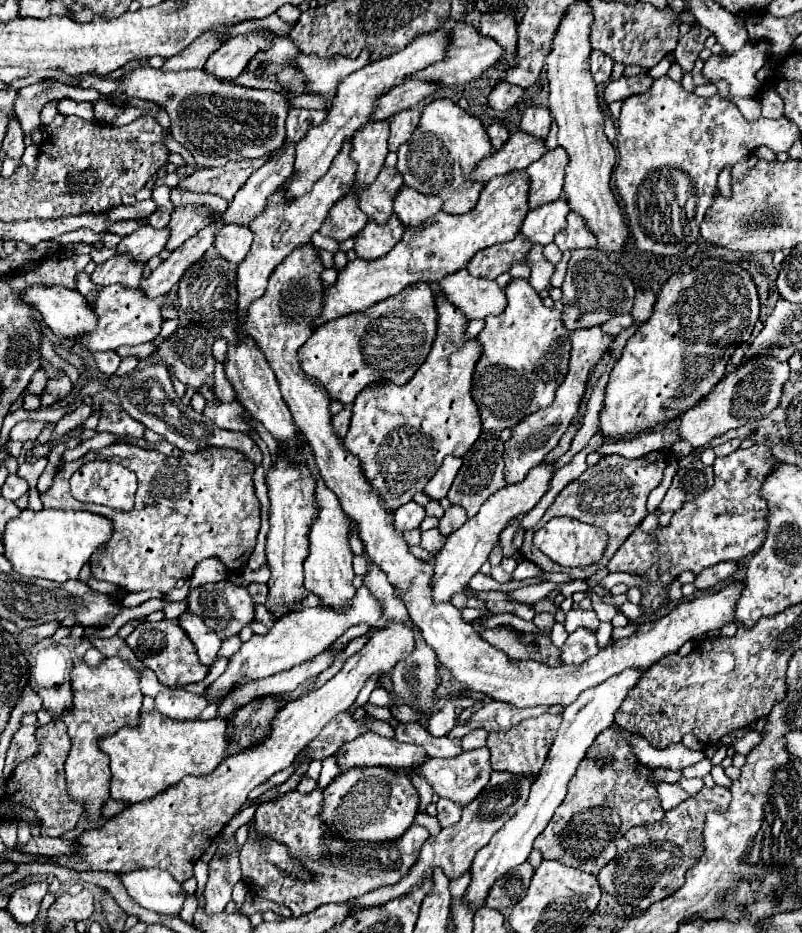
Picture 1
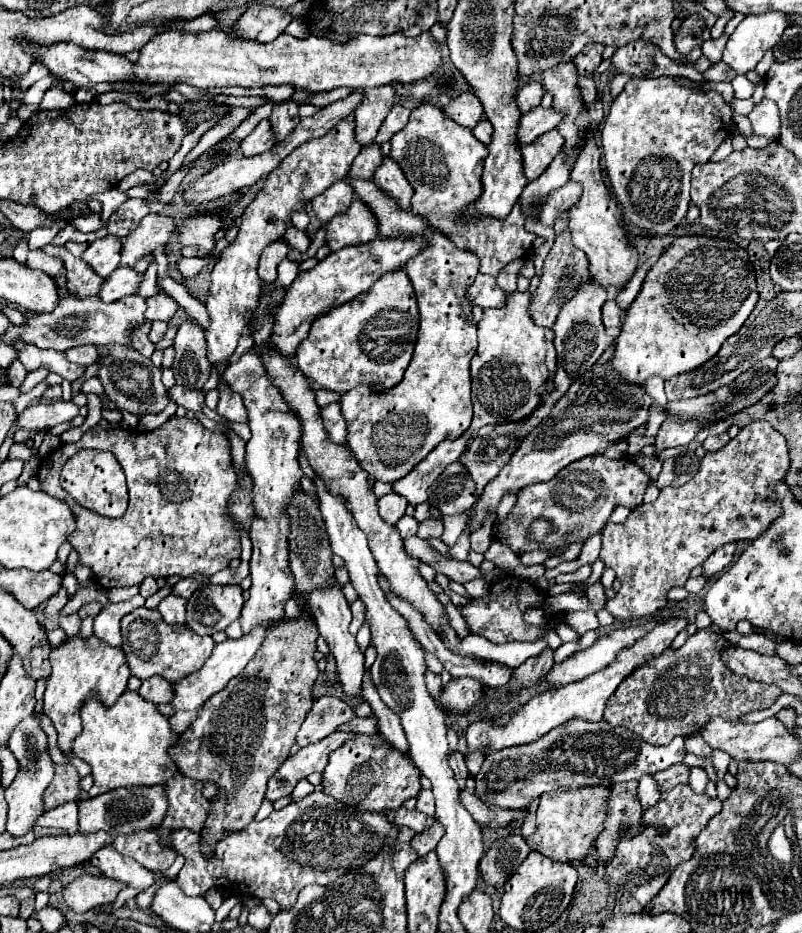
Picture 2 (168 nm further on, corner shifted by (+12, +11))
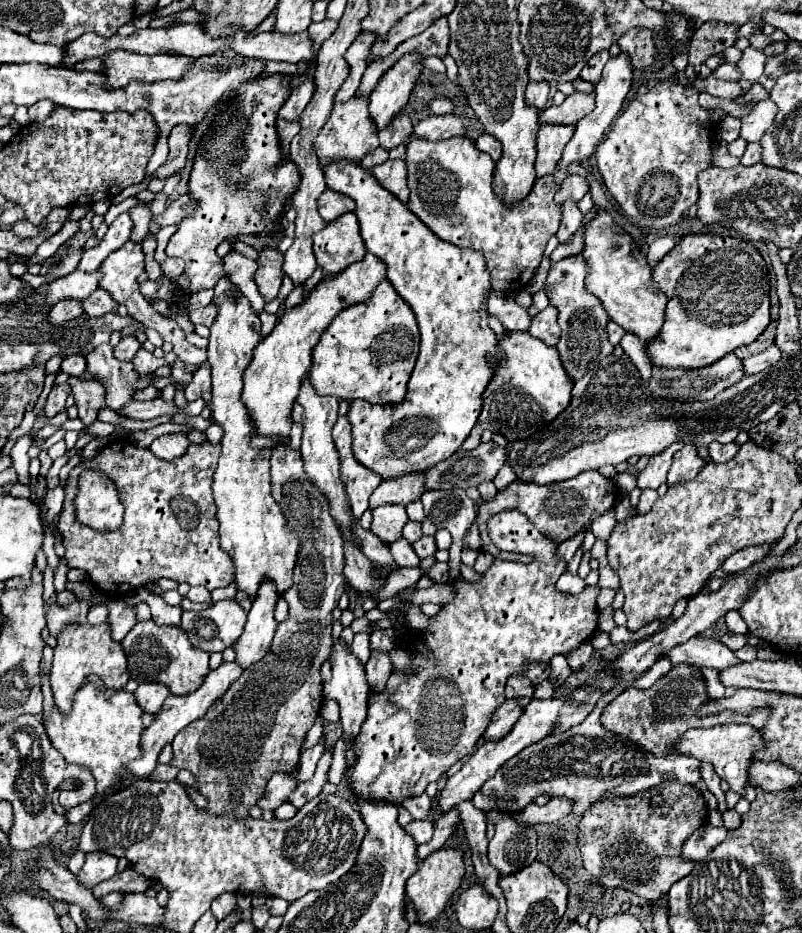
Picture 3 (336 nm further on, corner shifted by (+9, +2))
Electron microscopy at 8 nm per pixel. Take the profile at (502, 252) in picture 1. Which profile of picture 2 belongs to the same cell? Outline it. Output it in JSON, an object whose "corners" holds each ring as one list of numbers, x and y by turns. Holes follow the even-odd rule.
{"corners":[[427,103,411,113,407,127,393,135,391,145,393,147,389,157,397,159,407,181,415,189,415,195,411,199,411,211,425,217,435,229,443,231,451,241,455,241,459,249,473,251,481,261,481,273,495,277,507,263,515,259,525,259,529,255,537,235,525,229,525,221,531,213,521,211,519,203,511,211,513,217,509,215,505,219,493,219,485,215,475,215,461,218,461,213,469,205,473,205,483,193,481,171,483,161,489,155,489,149,473,137,471,129,465,129,455,121,441,117,441,109]]}

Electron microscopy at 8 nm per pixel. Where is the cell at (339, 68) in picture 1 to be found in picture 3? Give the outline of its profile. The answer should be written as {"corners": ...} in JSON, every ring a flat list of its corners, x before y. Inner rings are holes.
{"corners":[[116,50,108,56,106,60,106,86,108,88,122,88,130,80,144,80,144,82,154,82,154,80,164,80,164,78,180,78,184,76,186,70,192,68,196,58,184,58,178,54,156,54,156,56,146,56,146,54,136,54,136,52,124,52]]}

